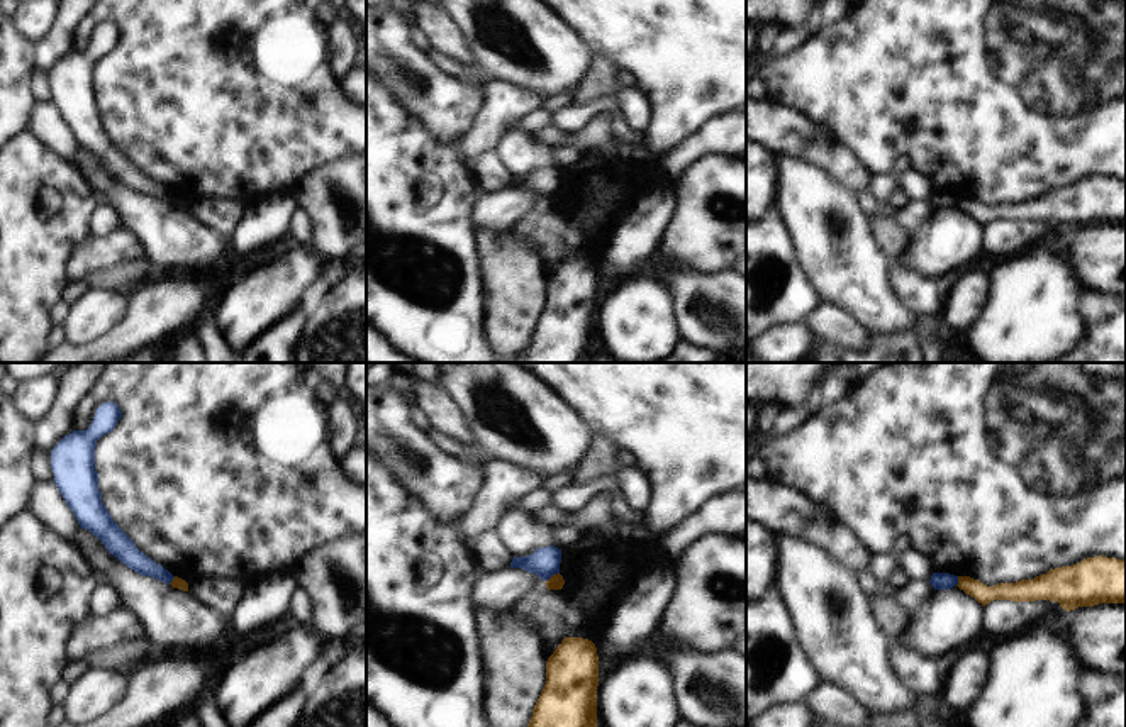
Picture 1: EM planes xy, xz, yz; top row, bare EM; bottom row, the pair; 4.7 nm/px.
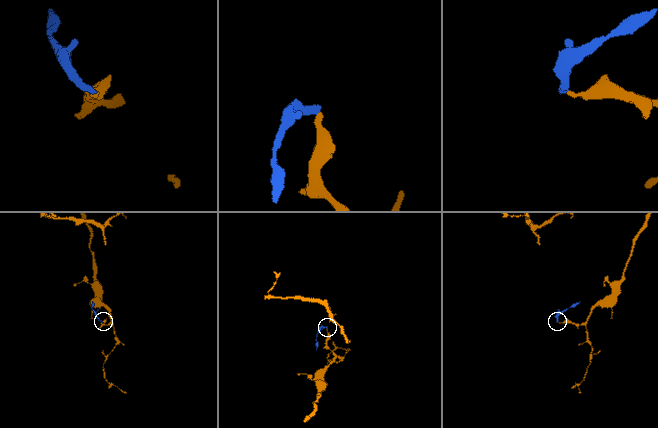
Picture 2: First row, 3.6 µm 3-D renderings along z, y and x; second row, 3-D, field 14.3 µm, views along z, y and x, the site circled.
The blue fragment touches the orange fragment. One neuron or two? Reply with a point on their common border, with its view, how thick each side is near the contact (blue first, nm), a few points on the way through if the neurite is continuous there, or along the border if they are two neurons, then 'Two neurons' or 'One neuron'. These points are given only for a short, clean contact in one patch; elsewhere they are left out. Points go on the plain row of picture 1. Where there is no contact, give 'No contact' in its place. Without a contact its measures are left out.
Touches blue at xz (551, 195). Thickness 140 nm (blue) against 70 nm. Boundary: xz (558, 192), (545, 202). Two neurons

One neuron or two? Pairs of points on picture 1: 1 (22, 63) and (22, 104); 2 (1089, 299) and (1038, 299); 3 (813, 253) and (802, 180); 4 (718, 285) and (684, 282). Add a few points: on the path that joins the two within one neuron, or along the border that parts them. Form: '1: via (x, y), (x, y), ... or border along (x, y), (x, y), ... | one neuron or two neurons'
1: via (22, 73), (22, 94) | one neuron
2: border along (1082, 288), (1079, 312), (1084, 336), (1081, 339) | two neurons
3: via (813, 234), (813, 205), (808, 199) | one neuron
4: via (709, 285), (692, 285) | one neuron

